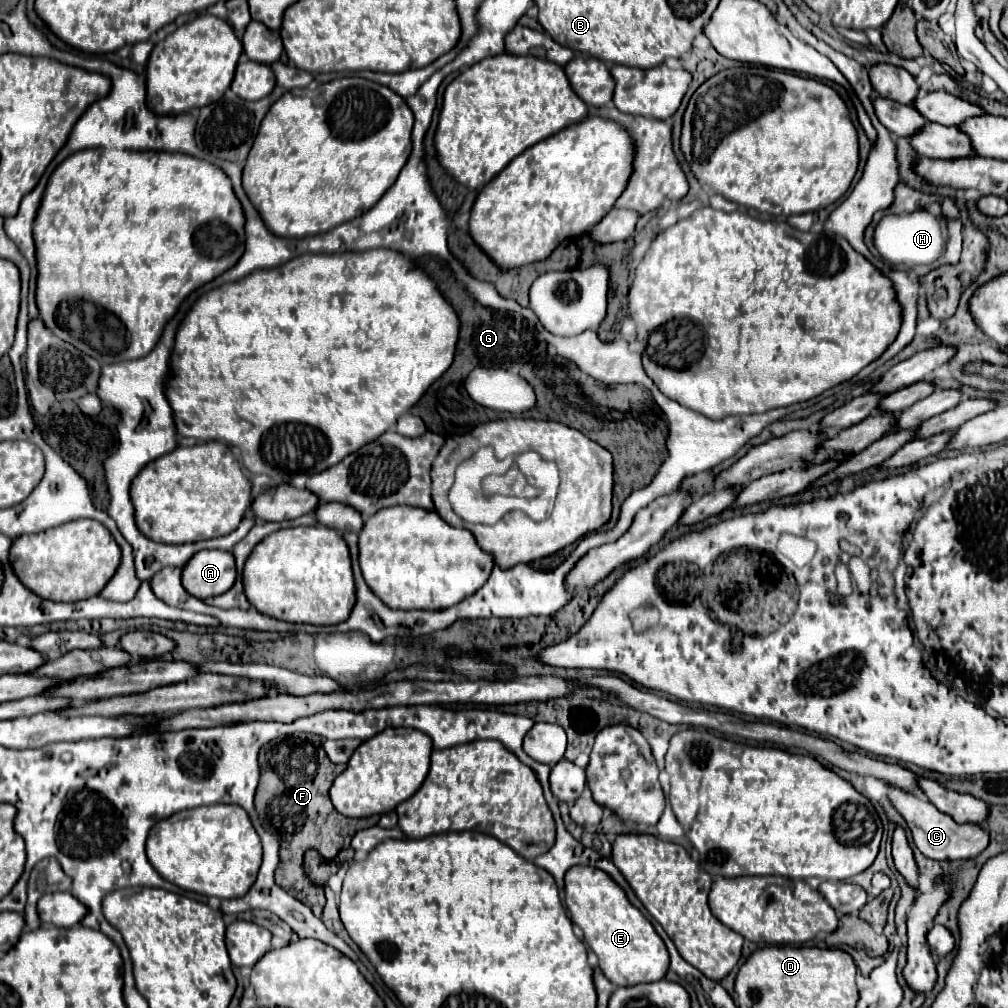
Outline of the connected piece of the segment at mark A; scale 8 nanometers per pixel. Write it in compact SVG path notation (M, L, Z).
M220 550L196 552L196 556L184 564L180 580L186 592L200 600L224 594L236 580L234 556L232 552Z

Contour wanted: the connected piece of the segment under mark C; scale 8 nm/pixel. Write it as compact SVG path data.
M888 786L888 800L892 806L902 814L906 820L912 840L916 848L932 860L964 860L964 858L976 858L986 846L988 846L988 832L980 826L972 824L956 824L952 816L940 812L934 804L930 804L922 794L914 792L900 792L900 788L890 788Z

